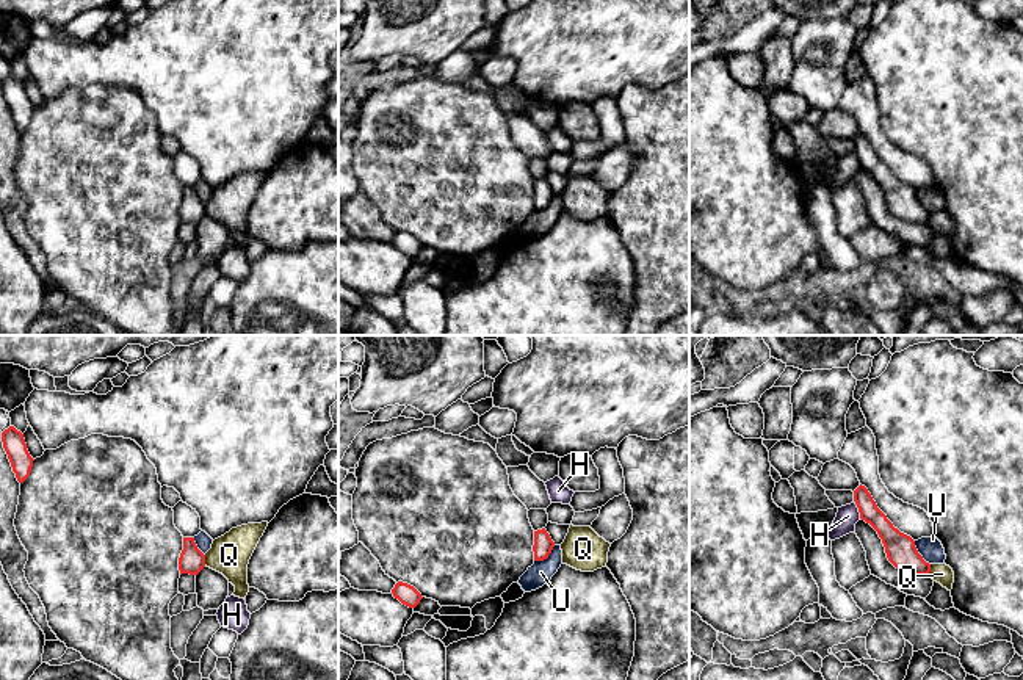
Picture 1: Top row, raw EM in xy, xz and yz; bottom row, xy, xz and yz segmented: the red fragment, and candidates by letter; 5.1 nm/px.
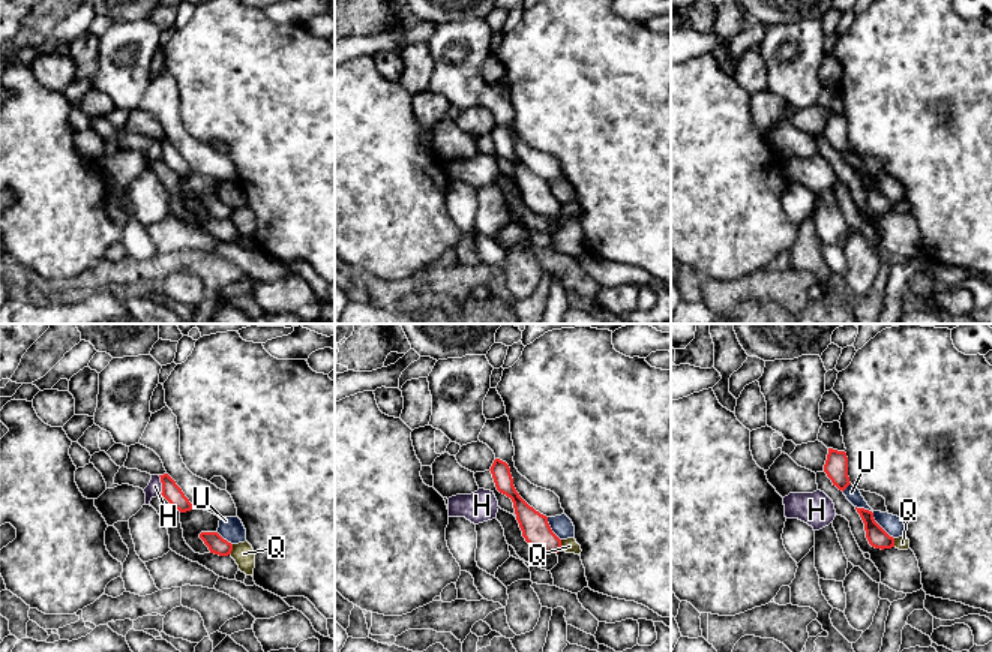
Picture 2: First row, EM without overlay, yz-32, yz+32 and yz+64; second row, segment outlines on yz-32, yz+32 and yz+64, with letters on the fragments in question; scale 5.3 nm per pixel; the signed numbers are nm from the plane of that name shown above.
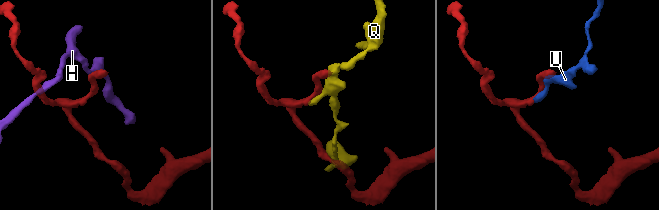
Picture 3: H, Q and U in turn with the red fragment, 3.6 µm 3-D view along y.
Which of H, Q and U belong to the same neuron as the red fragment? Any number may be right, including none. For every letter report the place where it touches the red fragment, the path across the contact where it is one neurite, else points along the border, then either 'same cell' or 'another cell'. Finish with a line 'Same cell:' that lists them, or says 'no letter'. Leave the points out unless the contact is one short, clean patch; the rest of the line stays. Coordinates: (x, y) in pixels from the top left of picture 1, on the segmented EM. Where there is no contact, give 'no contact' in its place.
H: meets red in yz at (859, 510); another cell
Q: meets red in xy at (204, 560); another cell
U: meets red in xz at (545, 558); another cell
Same cell: no letter

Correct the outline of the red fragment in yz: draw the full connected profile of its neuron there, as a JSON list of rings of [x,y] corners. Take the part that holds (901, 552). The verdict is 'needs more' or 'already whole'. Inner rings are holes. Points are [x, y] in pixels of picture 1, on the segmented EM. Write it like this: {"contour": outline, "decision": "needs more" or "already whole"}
{"contour": [[[860,484],[854,490],[854,501],[859,508],[860,519],[877,531],[887,558],[896,569],[912,575],[929,575],[931,564],[918,553],[915,541],[893,526],[865,486]]], "decision": "already whole"}

